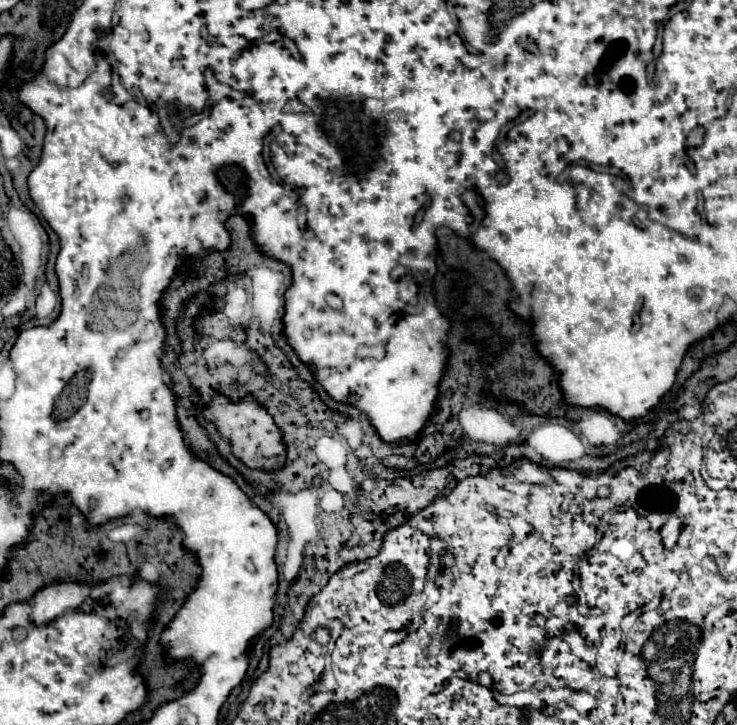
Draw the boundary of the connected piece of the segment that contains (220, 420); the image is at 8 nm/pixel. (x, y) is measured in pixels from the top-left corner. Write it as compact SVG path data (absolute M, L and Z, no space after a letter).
M214 395L210 399L210 403L204 405L202 415L208 421L212 421L216 425L218 433L222 435L222 439L226 439L232 445L234 457L238 457L250 469L264 469L264 465L262 465L264 459L286 453L282 431L278 431L274 417L252 395L246 395L242 401L232 401L224 395Z

